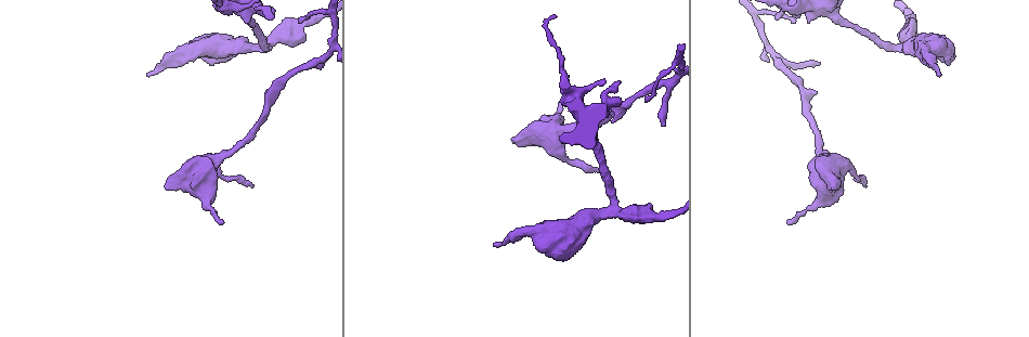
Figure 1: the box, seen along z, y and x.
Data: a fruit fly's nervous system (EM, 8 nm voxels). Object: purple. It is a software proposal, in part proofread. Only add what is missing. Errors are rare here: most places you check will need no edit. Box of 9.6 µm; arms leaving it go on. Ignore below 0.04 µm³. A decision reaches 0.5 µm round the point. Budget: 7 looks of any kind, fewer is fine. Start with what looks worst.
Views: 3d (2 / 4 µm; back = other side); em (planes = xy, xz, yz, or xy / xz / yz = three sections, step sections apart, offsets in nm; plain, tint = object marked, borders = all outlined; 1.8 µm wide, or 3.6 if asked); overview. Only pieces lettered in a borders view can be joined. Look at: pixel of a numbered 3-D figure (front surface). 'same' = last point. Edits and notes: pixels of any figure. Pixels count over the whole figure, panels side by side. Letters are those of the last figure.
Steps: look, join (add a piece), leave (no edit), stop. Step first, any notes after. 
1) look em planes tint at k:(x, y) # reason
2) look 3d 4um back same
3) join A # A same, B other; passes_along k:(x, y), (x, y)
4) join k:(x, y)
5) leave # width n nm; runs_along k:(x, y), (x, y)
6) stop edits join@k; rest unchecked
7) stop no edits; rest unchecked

look em planes borders at 1:(598, 172) # thin end

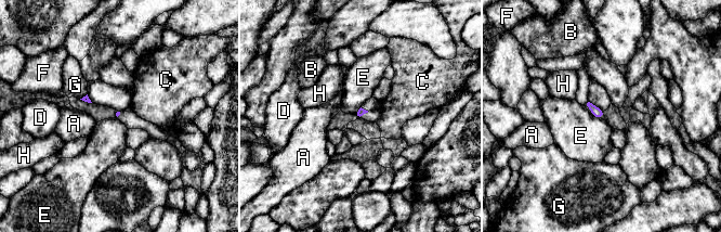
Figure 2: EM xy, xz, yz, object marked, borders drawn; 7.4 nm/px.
leave # longest_contact E 70 nm; A other, B other, C other, D other, E other, F other, G other, H other; none of them fits

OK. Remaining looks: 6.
look 3d 4um at 1:(575, 230) # abrupt turn

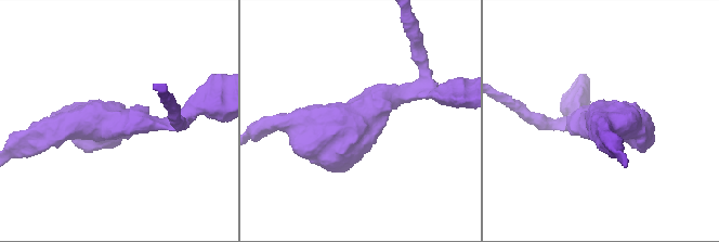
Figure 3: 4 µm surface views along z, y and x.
look em 3.6um planes borders at 3:(121, 121)

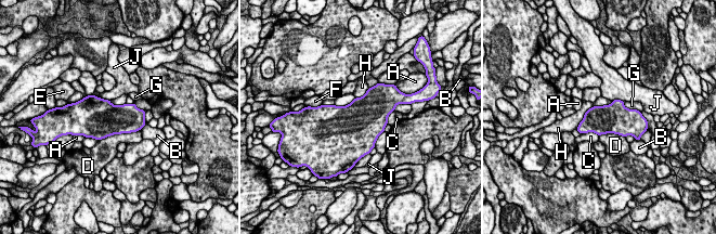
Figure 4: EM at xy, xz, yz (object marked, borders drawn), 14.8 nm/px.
leave # A other, B other, C other, D other, E other, F other, G other, H other, J other; border 4:(594, 106), (584, 114), (575, 129); no lettered piece goes on from it

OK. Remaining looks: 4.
look 3d 2um at 1:(148, 77) # free end

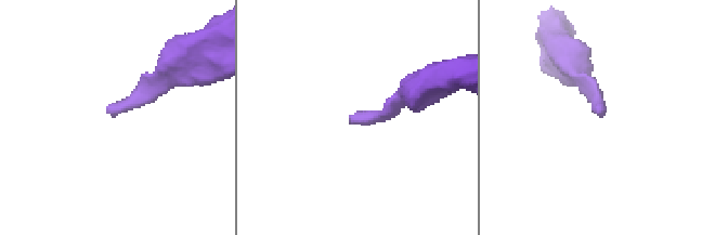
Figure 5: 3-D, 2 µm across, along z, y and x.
look em planes borders at 5:(351, 116) # need the tissue

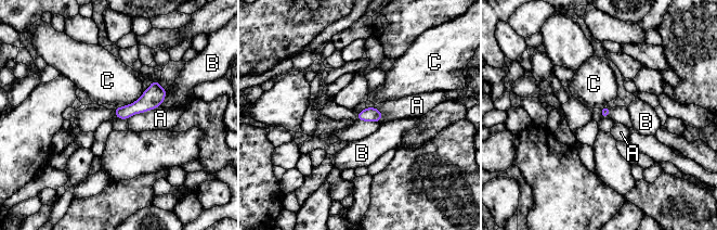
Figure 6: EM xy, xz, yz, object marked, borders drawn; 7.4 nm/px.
leave # longest_contact A 260 nm; A other, B other, C other; border 6:(144, 91), (137, 100), (116, 107); no lettered piece goes on from it

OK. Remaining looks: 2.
stop no edits; rest unchecked

